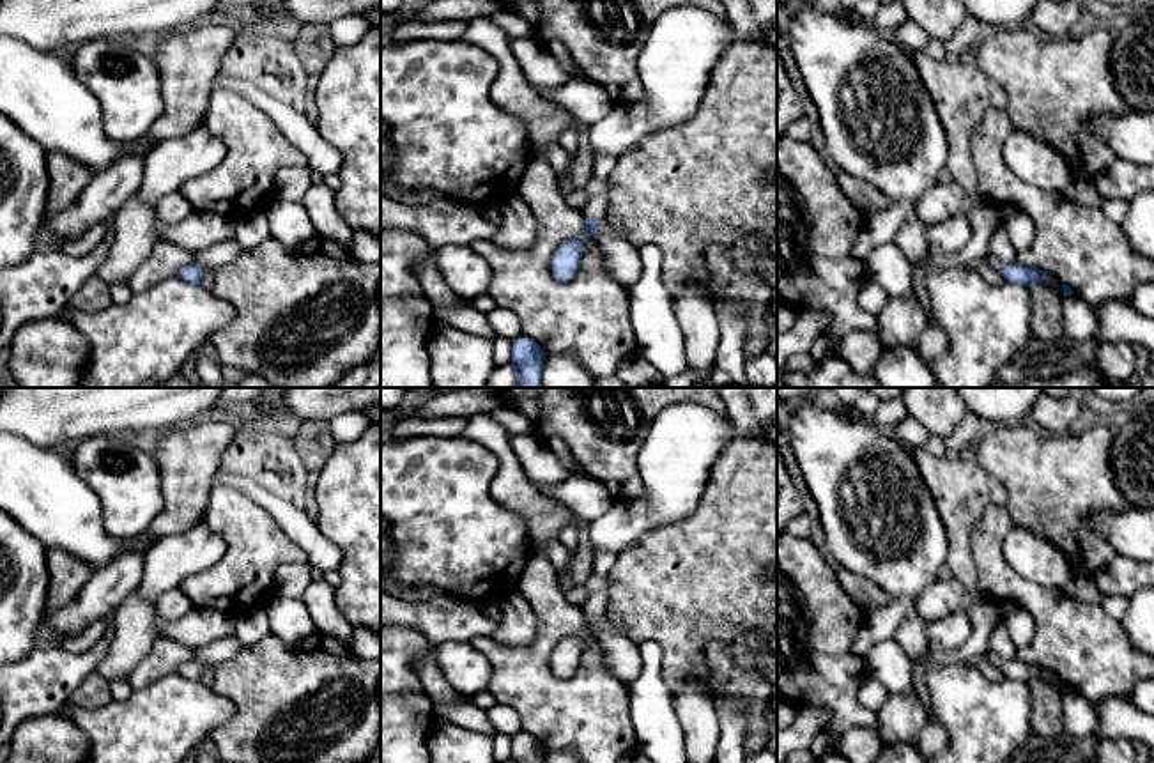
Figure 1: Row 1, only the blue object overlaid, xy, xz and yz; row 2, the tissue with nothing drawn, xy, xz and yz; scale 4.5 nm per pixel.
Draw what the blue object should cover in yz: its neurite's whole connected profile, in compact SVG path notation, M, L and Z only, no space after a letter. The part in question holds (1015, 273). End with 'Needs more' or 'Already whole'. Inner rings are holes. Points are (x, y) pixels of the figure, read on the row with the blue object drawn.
M989 253L982 260L989 267L996 269L1005 281L1021 283L1025 287L1030 287L1034 283L1042 283L1046 273L1048 273L1042 269L1021 266L1021 264L1002 264L996 257L993 257Z. Needs more

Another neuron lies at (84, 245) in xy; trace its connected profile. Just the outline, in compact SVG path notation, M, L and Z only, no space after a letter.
M96 225L88 228L83 235L65 241L60 244L60 250L71 257L85 257L92 253L92 250L104 239L106 228L103 225Z

